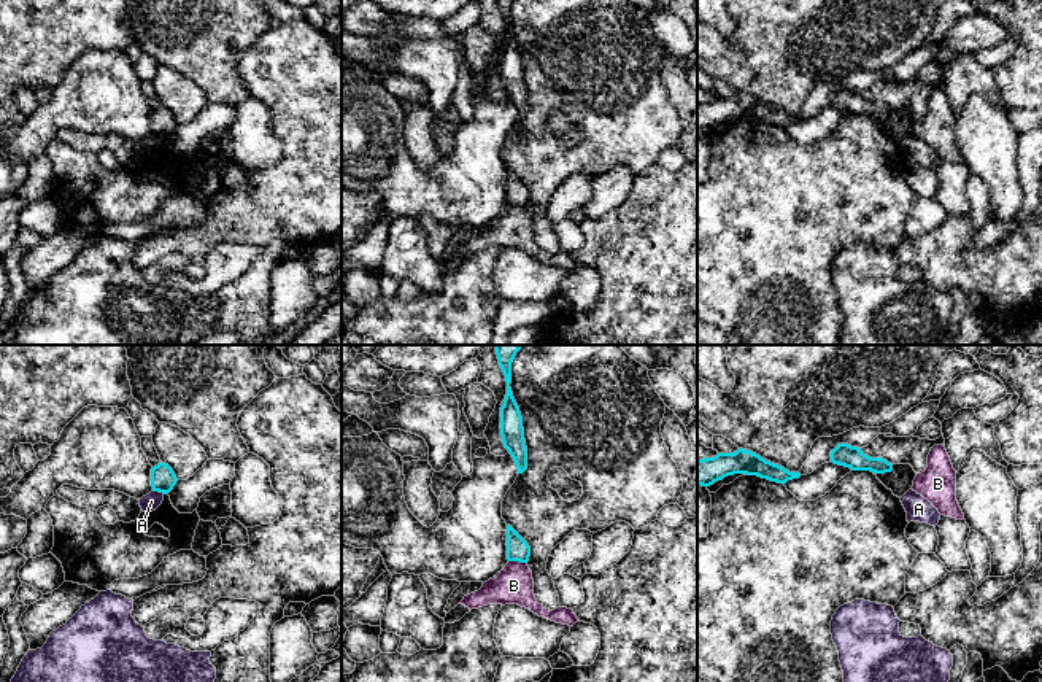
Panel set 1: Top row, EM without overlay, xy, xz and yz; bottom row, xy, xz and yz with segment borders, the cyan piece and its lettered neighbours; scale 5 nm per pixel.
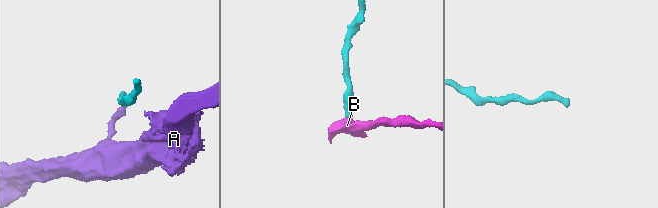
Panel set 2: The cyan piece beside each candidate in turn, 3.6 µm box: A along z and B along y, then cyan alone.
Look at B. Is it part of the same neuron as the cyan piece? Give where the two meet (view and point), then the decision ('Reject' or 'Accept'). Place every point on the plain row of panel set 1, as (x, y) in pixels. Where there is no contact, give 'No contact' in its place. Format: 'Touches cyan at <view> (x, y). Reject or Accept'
Touches cyan at xz (518, 204). Reject

